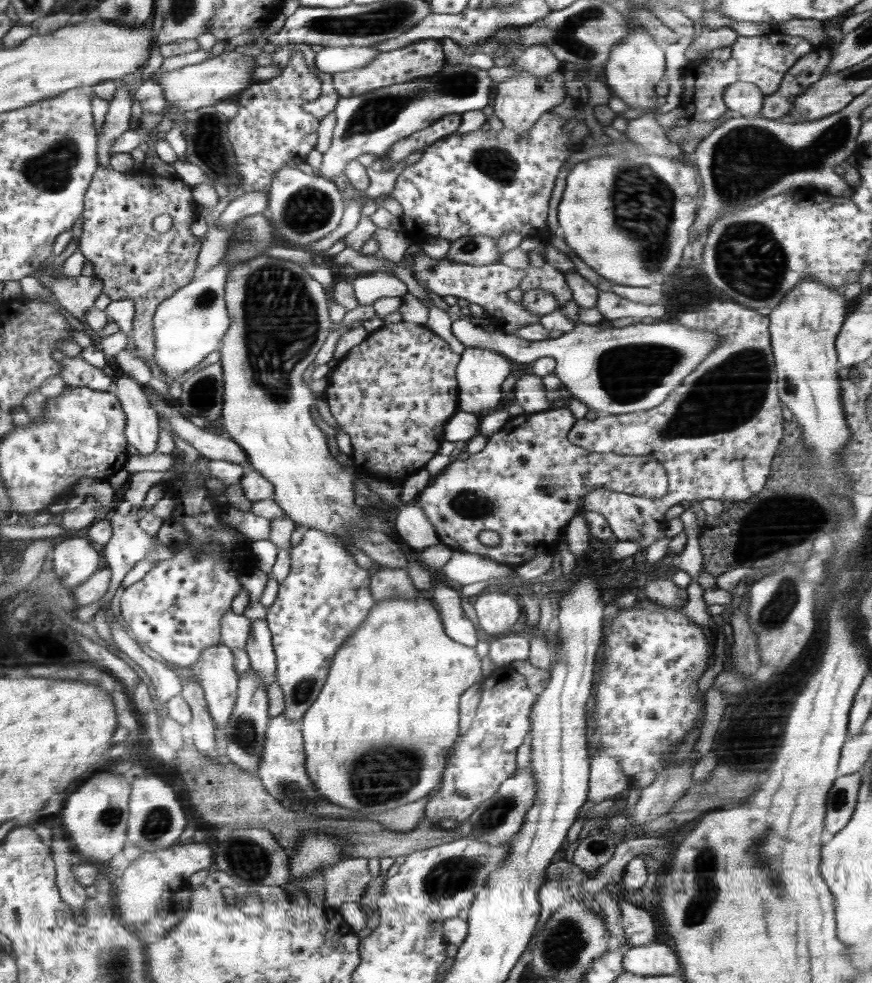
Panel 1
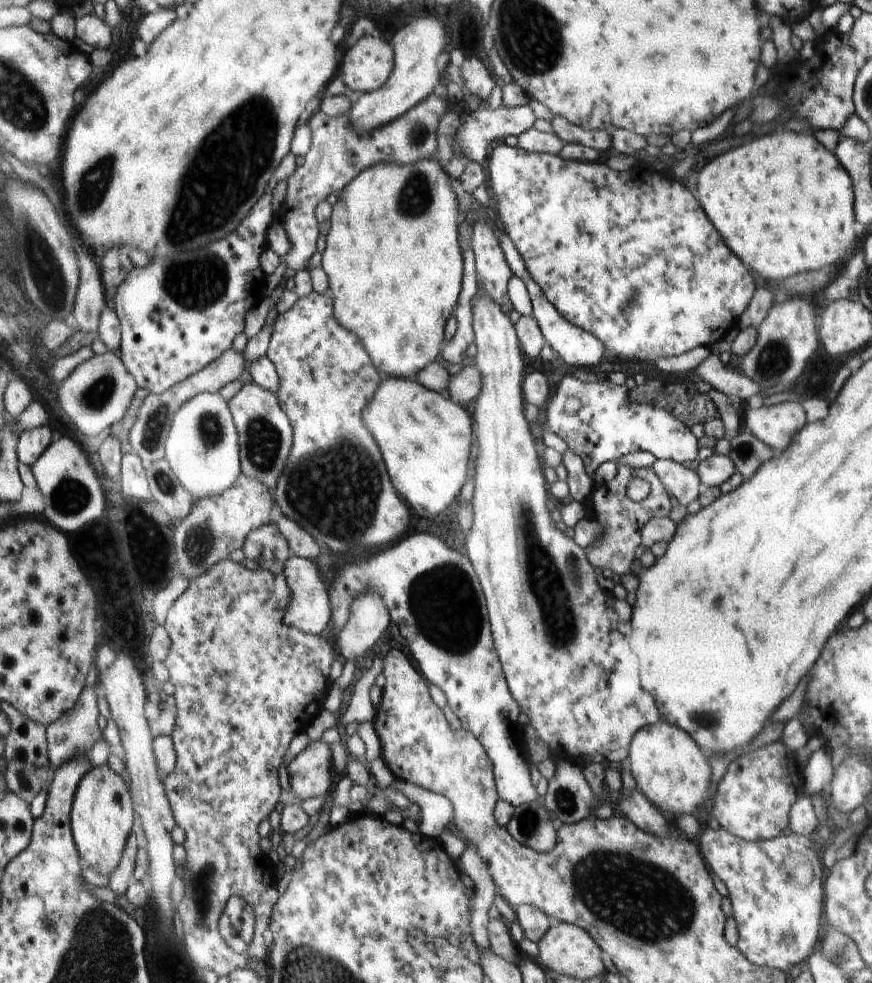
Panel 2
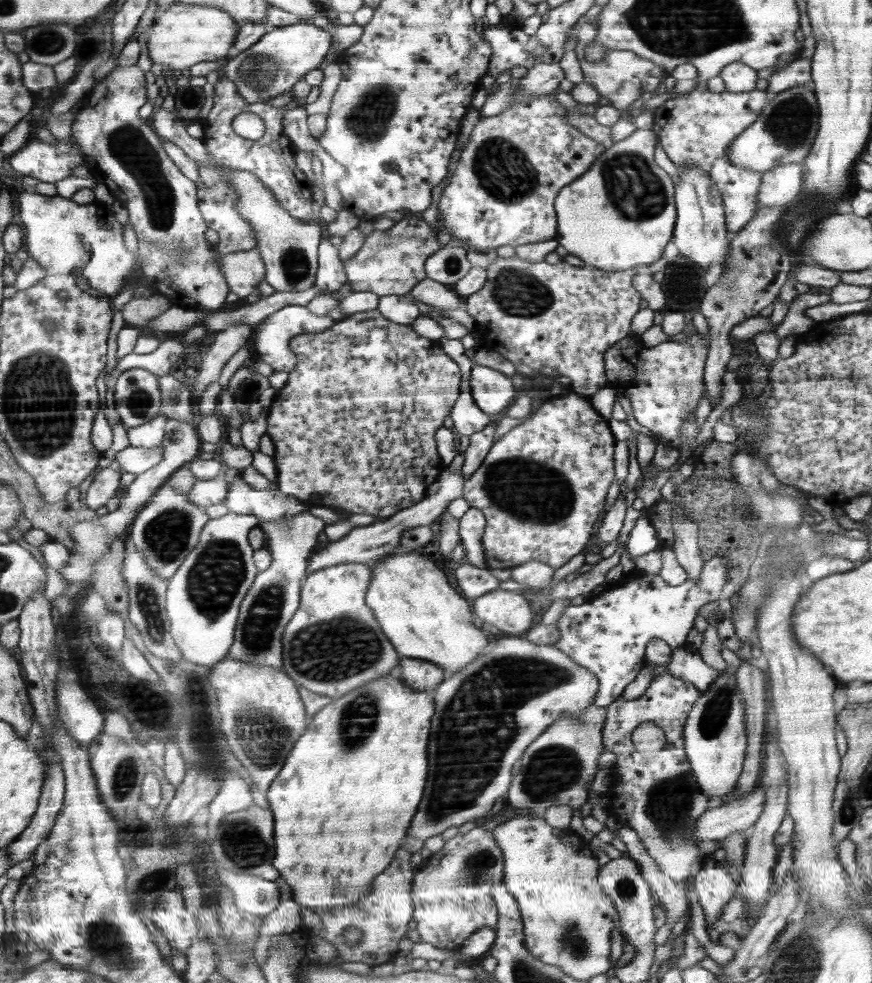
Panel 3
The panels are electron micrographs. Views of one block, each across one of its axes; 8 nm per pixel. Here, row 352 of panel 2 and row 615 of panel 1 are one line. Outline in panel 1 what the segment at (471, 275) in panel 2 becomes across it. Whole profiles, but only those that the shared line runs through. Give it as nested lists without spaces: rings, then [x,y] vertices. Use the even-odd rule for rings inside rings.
[[[434,582],[434,602],[441,608],[445,620],[446,633],[455,641],[475,647],[479,641],[476,628],[470,618],[467,618],[460,596],[456,590],[446,586],[446,583]]]

